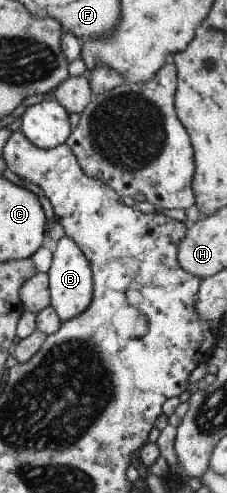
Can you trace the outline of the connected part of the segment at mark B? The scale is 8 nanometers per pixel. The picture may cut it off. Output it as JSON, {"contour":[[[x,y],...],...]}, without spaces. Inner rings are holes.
{"contour":[[[61,237],[51,246],[53,262],[47,273],[50,305],[63,323],[82,315],[92,303],[92,272],[85,255],[70,238]]]}

